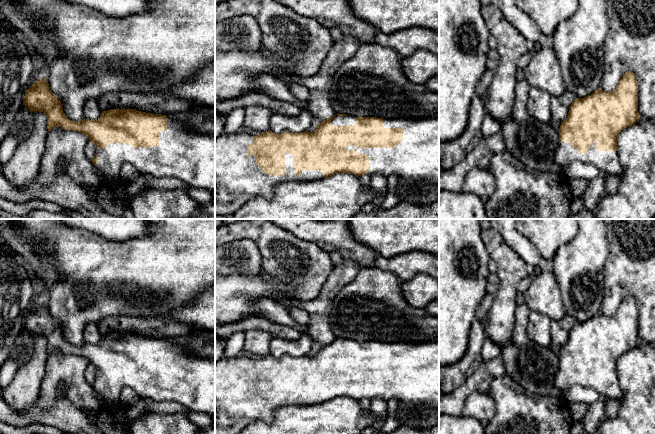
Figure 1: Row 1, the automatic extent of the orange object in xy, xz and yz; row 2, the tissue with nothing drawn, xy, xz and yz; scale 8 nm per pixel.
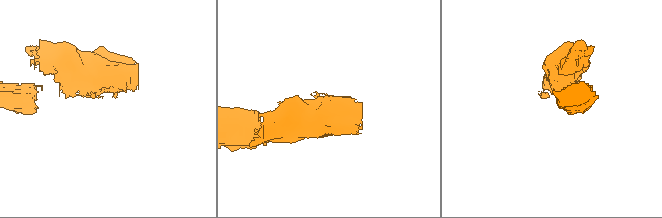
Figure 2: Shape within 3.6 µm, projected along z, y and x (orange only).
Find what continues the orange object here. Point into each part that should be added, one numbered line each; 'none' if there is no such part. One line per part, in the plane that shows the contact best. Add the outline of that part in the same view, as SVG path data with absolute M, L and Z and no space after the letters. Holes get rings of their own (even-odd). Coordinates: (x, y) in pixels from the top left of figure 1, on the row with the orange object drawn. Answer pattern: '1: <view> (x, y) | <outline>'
1: xz (238, 179) | M248 133L224 135L215 139L215 215L230 216L247 201L256 196L267 199L273 197L274 188L289 182L310 182L323 178L322 171L305 170L297 177L293 169L293 155L285 152L285 174L273 176L265 174L255 164L255 156L247 158L247 145L253 143L254 136Z

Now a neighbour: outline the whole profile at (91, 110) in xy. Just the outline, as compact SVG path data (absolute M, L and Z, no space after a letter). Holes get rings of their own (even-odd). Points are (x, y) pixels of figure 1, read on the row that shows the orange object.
M88 99L83 106L84 118L96 121L100 118L102 110L96 99Z

